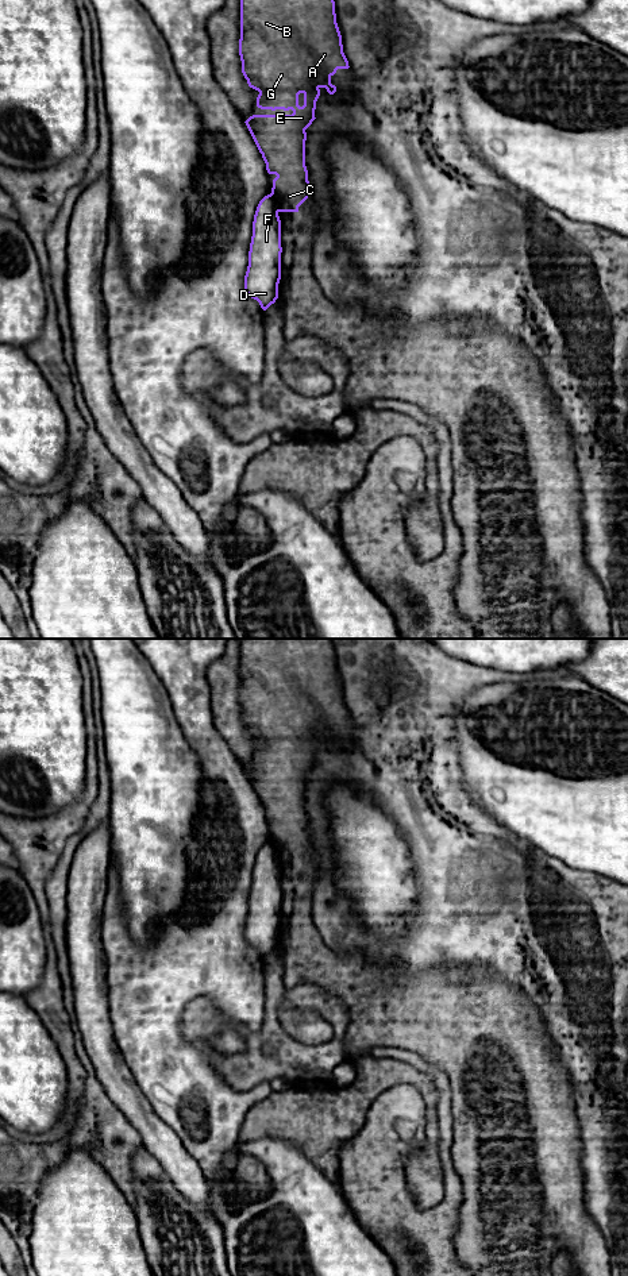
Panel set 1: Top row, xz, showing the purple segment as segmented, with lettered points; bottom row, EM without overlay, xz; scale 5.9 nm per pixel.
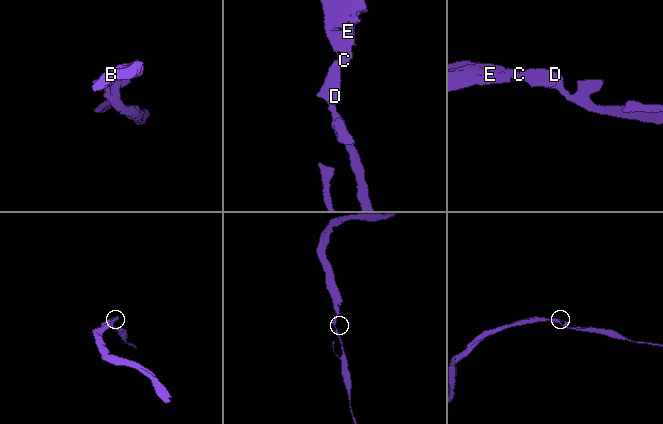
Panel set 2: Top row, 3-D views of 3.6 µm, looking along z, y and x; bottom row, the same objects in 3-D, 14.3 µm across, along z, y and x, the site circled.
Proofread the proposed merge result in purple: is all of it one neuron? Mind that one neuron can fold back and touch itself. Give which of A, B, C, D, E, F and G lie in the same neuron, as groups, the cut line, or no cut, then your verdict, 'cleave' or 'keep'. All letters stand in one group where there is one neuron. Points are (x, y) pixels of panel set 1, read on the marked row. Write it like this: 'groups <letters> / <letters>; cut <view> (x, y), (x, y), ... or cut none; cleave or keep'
groups A B C E G / D F; cut xz (269, 195), (278, 211); cleave

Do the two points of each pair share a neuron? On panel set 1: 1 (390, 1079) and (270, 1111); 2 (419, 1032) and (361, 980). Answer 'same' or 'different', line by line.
1: same
2: same

